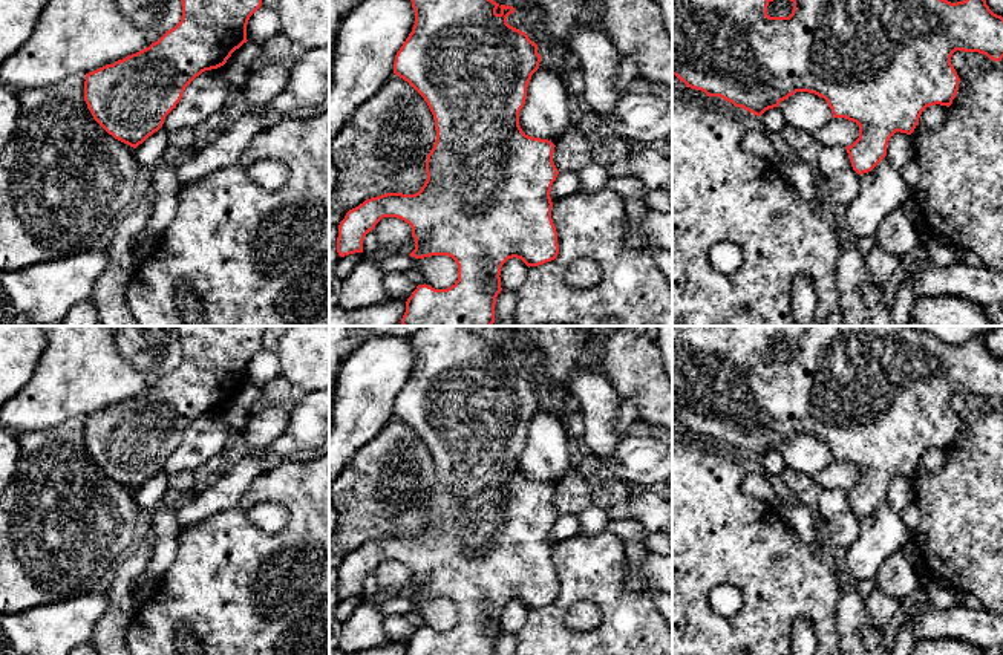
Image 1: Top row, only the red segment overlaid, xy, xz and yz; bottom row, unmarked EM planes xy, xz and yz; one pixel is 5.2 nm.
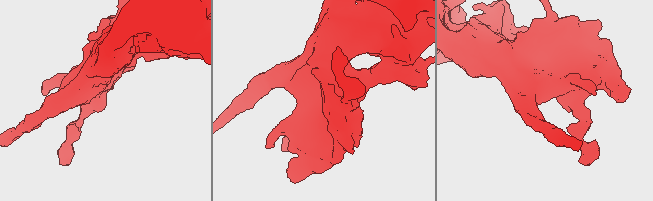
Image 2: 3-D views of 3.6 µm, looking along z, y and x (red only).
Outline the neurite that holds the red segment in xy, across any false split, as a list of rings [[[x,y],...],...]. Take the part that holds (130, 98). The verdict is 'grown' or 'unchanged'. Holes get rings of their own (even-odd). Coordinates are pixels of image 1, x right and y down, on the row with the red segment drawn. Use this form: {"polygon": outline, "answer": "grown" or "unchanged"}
{"polygon": [[[181,0],[181,21],[149,47],[132,54],[113,64],[106,64],[86,73],[84,101],[93,119],[115,139],[136,148],[158,132],[165,116],[181,101],[185,87],[202,72],[217,69],[231,54],[247,43],[250,17],[262,6],[262,0]]], "answer": "unchanged"}

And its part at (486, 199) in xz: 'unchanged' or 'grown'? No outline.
unchanged

